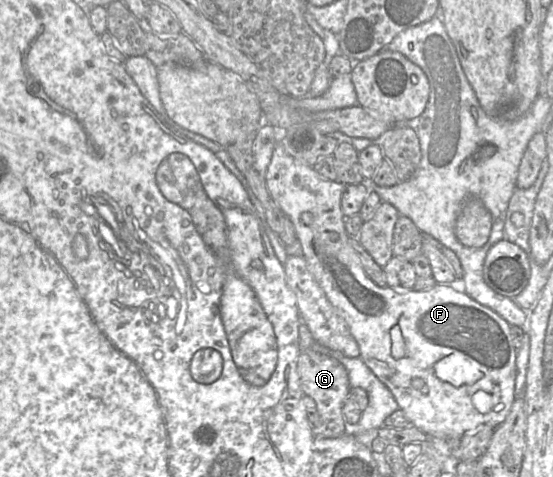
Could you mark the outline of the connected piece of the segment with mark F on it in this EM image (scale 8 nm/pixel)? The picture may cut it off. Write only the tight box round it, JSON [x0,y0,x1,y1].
[264,141,517,439]

